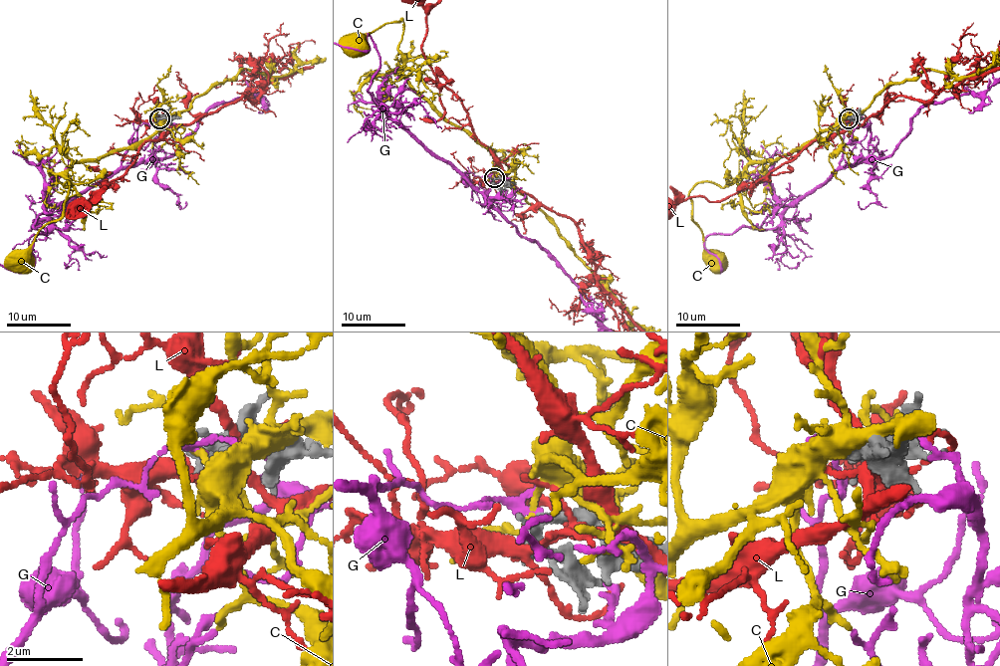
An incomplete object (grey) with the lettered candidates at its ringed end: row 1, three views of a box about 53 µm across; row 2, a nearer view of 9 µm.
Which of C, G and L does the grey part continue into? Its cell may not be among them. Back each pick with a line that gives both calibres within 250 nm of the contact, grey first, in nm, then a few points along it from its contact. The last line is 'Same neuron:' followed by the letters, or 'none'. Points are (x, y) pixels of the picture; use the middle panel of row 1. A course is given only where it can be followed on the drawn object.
Same neuron: none

